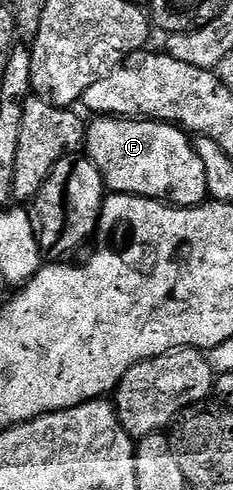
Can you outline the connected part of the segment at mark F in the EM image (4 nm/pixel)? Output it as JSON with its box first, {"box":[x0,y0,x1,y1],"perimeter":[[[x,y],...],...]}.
{"box":[85,116,208,206],"perimeter":[[[101,116],[92,121],[85,128],[85,152],[112,193],[148,196],[175,206],[194,206],[208,199],[205,164],[184,129],[146,118]]]}

